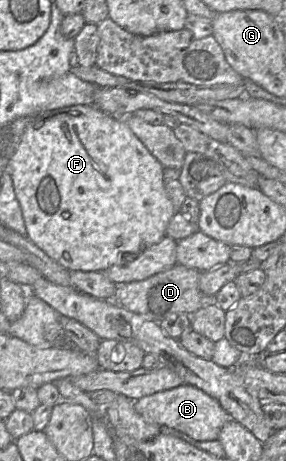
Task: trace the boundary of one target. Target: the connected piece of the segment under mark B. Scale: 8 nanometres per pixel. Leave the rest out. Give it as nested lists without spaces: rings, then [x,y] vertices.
[[[189,384],[142,397],[134,401],[134,408],[146,421],[176,429],[196,441],[218,439],[223,425],[231,419],[216,399]]]

